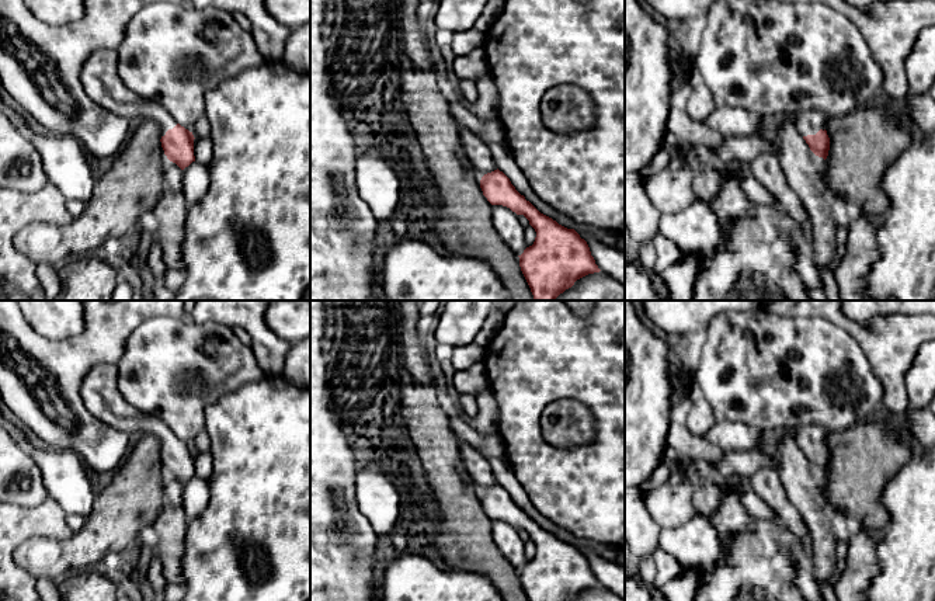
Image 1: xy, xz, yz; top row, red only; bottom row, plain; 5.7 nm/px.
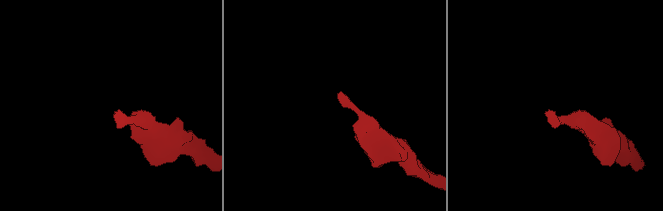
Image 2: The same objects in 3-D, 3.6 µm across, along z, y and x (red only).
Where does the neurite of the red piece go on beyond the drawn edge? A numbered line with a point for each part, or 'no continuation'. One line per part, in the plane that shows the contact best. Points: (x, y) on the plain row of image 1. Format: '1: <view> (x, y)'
1: yz (810, 437)

